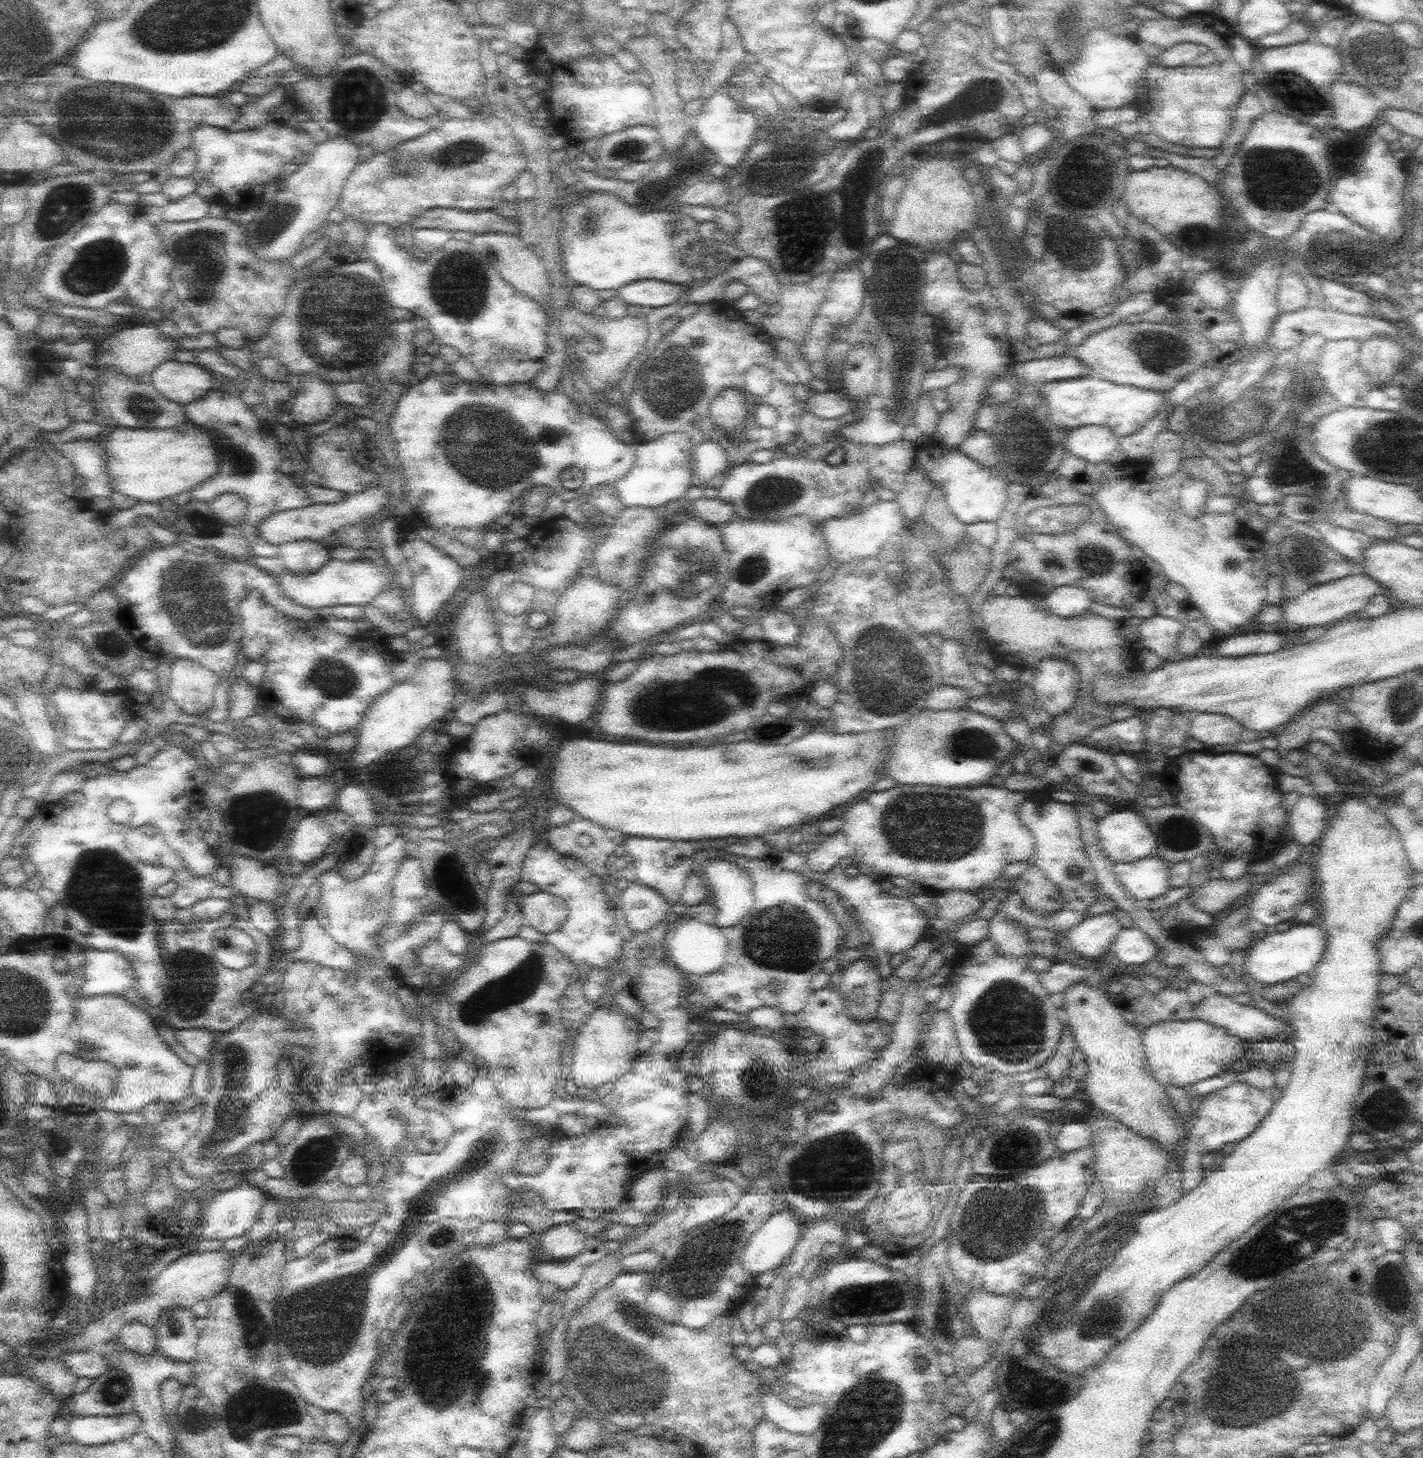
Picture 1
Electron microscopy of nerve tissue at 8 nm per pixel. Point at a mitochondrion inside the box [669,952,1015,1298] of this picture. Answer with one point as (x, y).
(839, 1163)

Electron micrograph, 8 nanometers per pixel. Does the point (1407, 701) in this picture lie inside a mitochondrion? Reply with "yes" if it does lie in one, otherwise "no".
yes

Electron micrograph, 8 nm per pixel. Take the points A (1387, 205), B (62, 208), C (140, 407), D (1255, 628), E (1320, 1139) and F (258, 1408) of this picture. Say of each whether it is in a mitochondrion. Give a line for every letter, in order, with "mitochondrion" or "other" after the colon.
A: other
B: mitochondrion
C: mitochondrion
D: other
E: other
F: mitochondrion

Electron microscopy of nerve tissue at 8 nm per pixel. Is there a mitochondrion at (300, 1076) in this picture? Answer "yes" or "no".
no

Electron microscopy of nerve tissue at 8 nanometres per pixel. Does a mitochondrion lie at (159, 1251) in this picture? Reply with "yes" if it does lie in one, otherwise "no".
no

